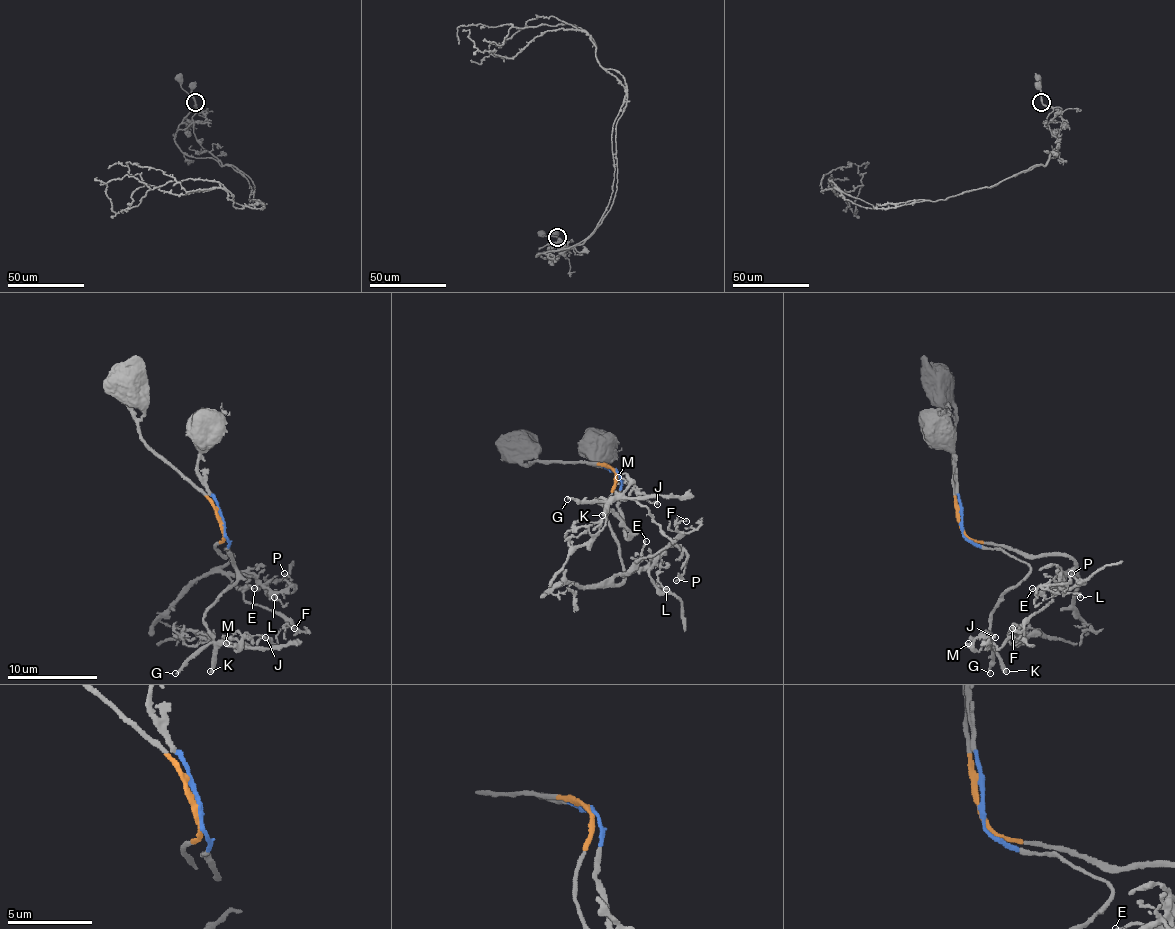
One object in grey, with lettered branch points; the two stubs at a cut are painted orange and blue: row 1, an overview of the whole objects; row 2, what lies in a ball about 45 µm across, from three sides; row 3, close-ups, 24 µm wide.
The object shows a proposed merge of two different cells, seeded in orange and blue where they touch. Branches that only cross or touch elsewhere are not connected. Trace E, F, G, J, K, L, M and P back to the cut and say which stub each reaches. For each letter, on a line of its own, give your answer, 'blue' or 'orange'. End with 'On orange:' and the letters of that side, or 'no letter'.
E: orange
F: orange
G: blue
J: blue
K: blue
L: orange
M: blue
P: orange
On orange: E, F, L, P

